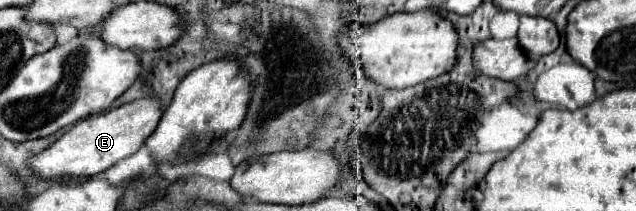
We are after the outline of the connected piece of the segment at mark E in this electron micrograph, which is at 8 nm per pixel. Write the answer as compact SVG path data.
M139 98L135 102L113 108L109 112L89 116L85 120L79 120L69 132L65 132L47 150L31 158L31 166L35 168L35 174L43 178L65 176L65 174L95 176L111 168L119 160L133 156L153 134L161 116L163 116L163 108L159 98Z

